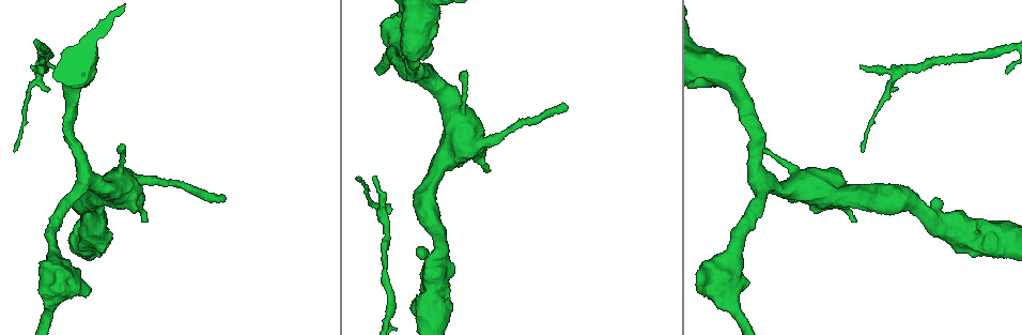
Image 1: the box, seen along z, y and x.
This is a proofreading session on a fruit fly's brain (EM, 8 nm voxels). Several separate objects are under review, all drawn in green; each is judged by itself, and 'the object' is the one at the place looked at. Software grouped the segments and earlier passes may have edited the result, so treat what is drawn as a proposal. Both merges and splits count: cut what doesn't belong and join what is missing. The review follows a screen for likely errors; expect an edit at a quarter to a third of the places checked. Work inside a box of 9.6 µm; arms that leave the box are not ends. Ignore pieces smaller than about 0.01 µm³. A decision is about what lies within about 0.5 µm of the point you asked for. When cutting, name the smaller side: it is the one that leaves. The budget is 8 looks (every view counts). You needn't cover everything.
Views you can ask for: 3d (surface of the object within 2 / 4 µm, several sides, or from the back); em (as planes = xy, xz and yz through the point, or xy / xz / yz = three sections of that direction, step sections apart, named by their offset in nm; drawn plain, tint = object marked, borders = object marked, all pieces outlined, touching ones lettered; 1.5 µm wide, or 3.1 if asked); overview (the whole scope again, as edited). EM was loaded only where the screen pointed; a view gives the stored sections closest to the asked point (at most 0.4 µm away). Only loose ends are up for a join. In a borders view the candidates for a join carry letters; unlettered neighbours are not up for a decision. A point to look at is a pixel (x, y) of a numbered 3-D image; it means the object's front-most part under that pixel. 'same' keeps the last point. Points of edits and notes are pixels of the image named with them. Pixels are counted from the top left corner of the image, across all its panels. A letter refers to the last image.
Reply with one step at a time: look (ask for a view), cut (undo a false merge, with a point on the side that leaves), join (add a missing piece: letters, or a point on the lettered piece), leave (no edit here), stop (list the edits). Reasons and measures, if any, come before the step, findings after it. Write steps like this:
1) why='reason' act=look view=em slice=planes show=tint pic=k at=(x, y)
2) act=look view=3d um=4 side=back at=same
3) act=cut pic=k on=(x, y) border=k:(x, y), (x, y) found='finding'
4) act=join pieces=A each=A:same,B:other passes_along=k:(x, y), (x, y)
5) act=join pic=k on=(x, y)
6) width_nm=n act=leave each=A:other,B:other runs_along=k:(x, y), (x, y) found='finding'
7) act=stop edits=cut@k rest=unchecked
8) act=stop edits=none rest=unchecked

why='thin end' act=look view=3d um=4 pic=1 at=(376, 177)

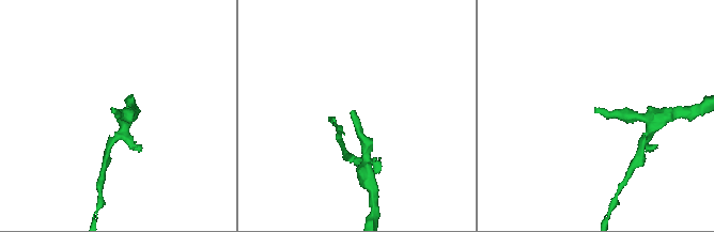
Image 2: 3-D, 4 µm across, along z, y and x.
why='shape alone is not enough' act=look view=em slice=planes show=borders pic=2 at=(354, 112)

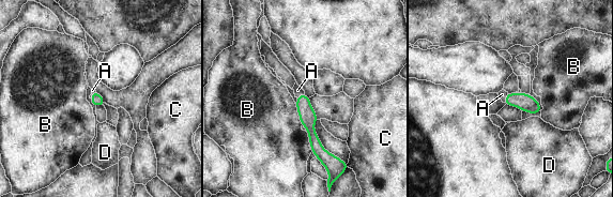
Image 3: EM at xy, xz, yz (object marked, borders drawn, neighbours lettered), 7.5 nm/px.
act=join pieces=A each=A:same,B:other,C:other,D:other passes_along=3:(525, 102), (505, 97), (502, 94) found='it goes on there'

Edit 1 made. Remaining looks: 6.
why='an open end' act=look view=3d um=4 pic=1 at=(147, 222)

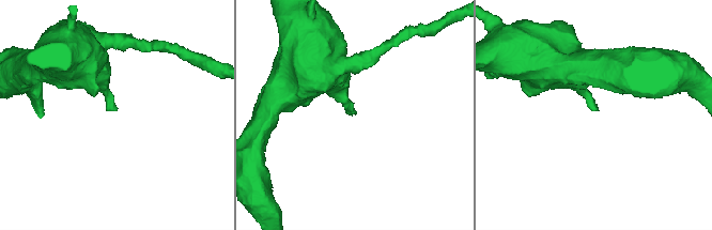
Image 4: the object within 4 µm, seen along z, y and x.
act=look view=em slice=planes show=borders pic=4 at=(594, 110)

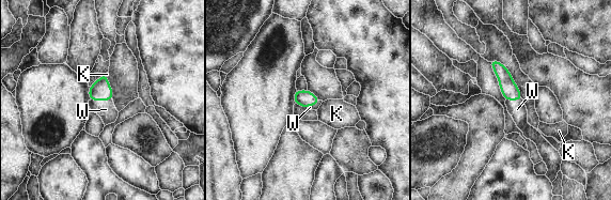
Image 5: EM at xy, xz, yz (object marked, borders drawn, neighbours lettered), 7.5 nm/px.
width_nm=130 longest_contact=W:180nm act=join pieces=W each=K:other,W:same found='the neuron continues'

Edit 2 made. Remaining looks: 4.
why='see it whole again' act=look view=overview

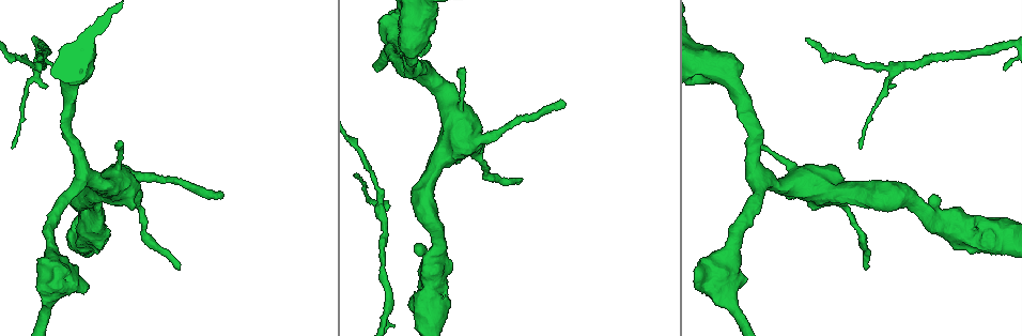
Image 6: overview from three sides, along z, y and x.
why='an open end' act=look view=3d um=2 pic=6 at=(561, 101)

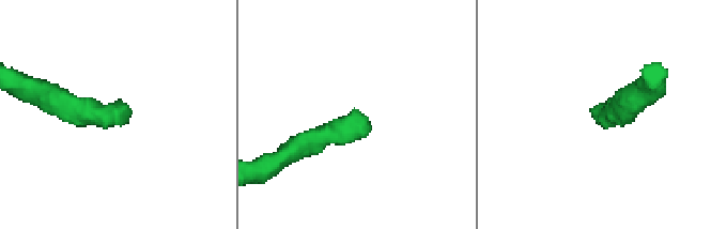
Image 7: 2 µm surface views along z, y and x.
act=look view=em slice=planes show=borders pic=7 at=(363, 113)

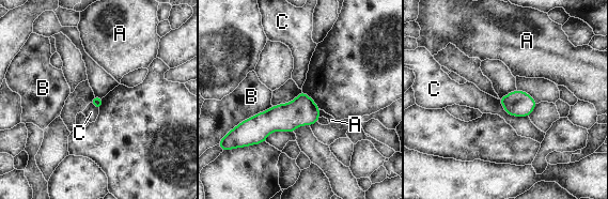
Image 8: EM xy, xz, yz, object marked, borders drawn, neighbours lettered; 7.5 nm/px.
longest_contact=B:280nm act=leave each=A:other,B:other,C:other found='no lettered piece goes on from it'

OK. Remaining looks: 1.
act=stop edits=join@3,join@5 rest=unchecked

